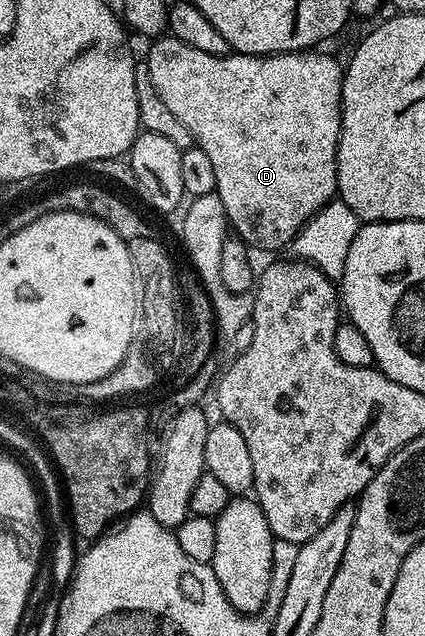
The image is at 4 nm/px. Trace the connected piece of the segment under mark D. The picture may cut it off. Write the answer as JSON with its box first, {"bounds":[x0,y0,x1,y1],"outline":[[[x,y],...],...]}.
{"bounds":[145,36,344,250],"outline":[[[160,36],[150,43],[151,51],[145,58],[149,68],[149,76],[153,80],[153,88],[157,88],[157,96],[169,107],[169,112],[189,128],[195,145],[209,156],[213,163],[213,173],[217,175],[215,193],[221,204],[225,204],[225,212],[230,229],[247,243],[248,247],[260,246],[263,250],[275,250],[278,246],[294,243],[295,235],[311,217],[336,197],[337,184],[337,148],[341,132],[341,88],[343,87],[344,67],[331,54],[318,54],[318,49],[296,50],[294,54],[222,54],[213,56],[209,52],[200,52],[197,48],[189,48],[189,44],[181,44],[181,40],[170,36]]]}

